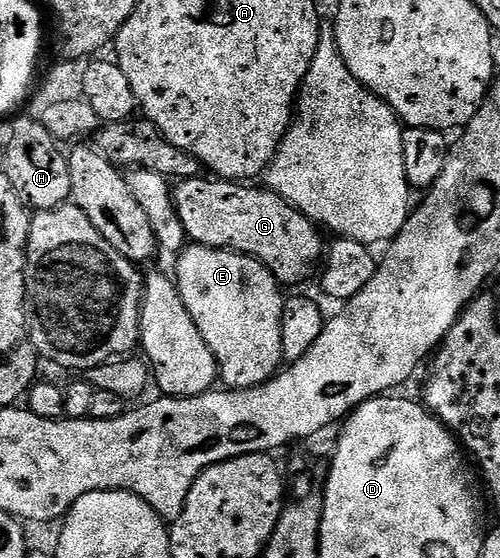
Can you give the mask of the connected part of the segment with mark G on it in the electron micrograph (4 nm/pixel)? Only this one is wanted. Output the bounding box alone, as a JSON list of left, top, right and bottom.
[173,174,325,286]

